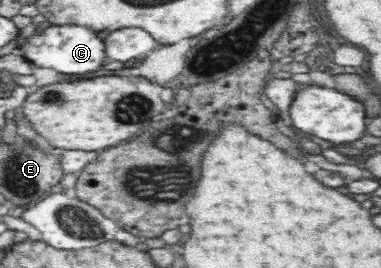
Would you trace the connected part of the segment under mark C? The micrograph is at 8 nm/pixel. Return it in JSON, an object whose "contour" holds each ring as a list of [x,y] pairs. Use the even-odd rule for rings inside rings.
{"contour":[[[51,24],[41,32],[34,32],[21,44],[18,53],[34,67],[53,68],[61,74],[71,74],[71,76],[99,72],[109,62],[99,32],[95,32],[89,26],[77,26],[77,24],[61,24],[61,26]]]}

